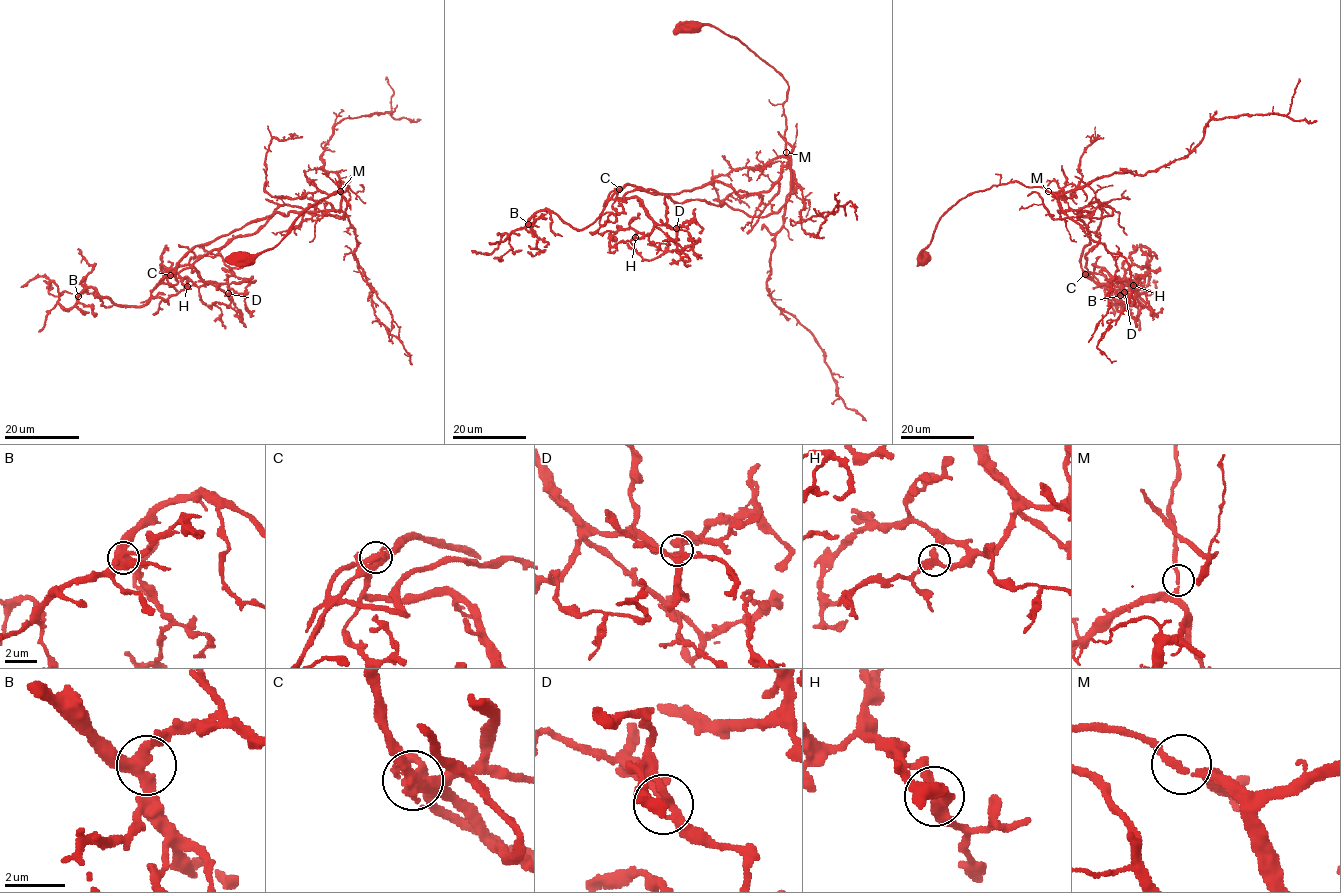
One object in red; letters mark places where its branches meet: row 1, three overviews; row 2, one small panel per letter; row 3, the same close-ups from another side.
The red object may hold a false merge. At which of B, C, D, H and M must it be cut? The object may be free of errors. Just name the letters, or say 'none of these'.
C

